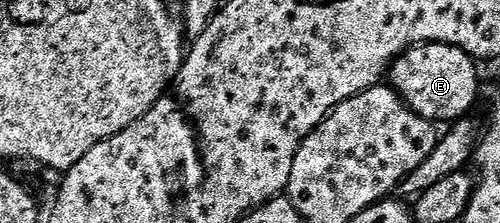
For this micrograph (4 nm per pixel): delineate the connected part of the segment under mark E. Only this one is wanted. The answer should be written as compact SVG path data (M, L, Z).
M421 43L392 63L389 83L421 117L447 125L464 118L479 99L479 71L475 67L478 67L476 60L453 45Z

